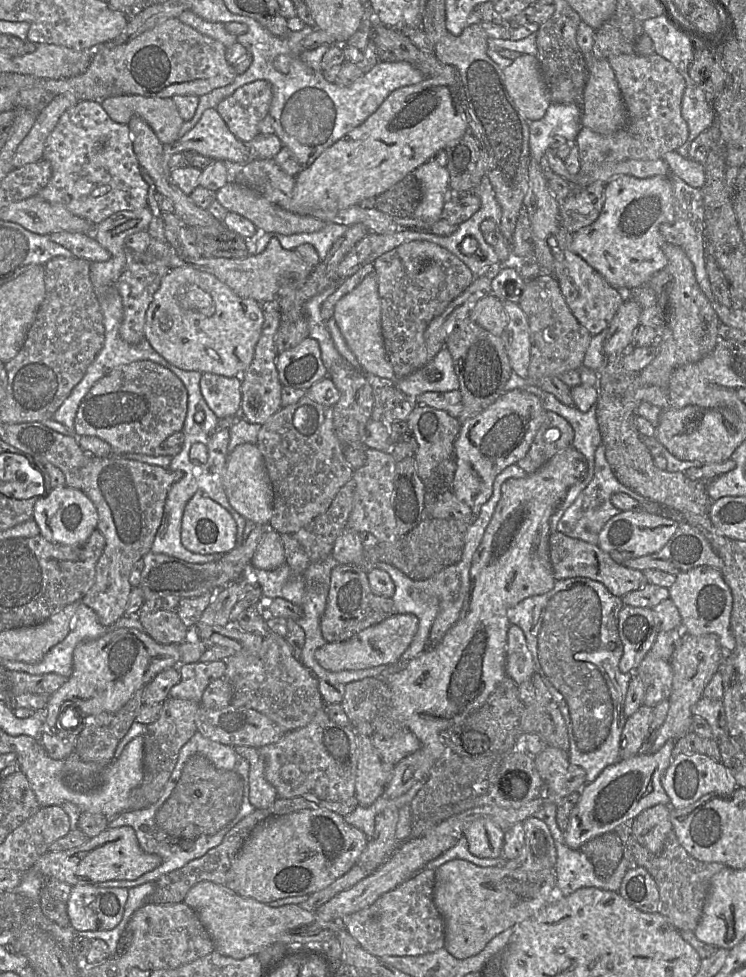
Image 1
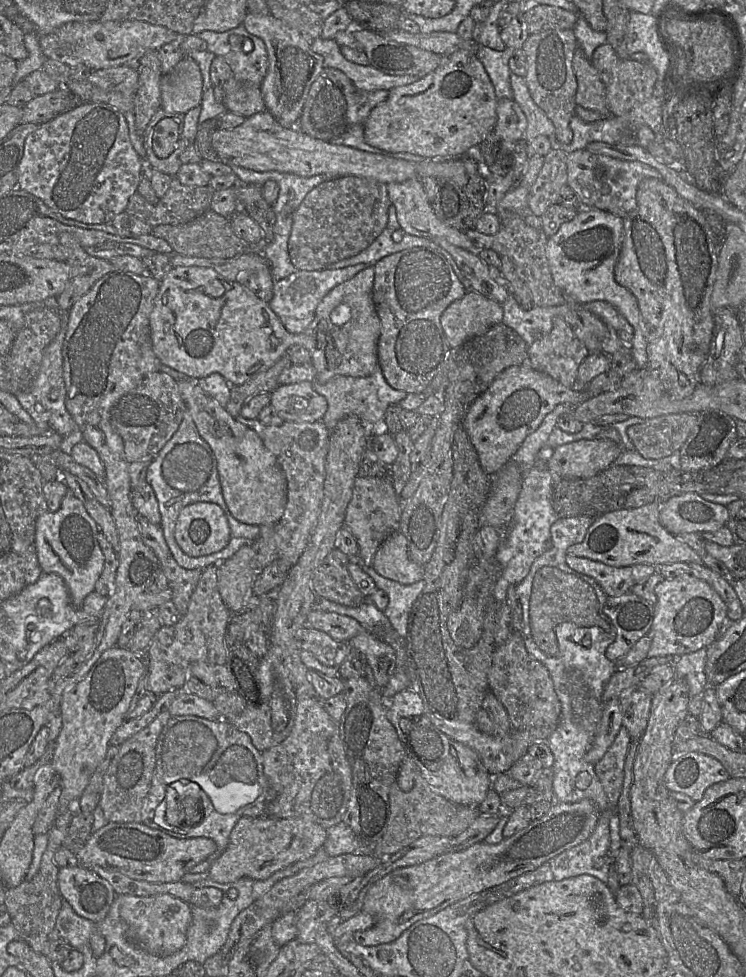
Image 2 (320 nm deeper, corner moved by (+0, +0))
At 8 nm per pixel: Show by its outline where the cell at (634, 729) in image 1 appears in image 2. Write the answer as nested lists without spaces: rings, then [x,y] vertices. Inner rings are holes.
[[[621,727],[614,742],[594,768],[607,795],[611,807],[616,807],[624,782],[624,766],[632,738]]]

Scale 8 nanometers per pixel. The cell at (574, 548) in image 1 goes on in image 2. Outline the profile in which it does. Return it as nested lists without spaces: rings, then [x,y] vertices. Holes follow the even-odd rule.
[[[567,554],[566,564],[573,570],[592,577],[608,597],[621,596],[631,592],[636,584],[656,572],[649,564],[614,567],[589,558]]]

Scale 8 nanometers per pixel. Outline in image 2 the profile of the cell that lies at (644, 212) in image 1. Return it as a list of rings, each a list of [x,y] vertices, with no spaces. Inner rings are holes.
[[[583,208],[569,222],[561,225],[546,243],[546,257],[555,285],[570,300],[586,304],[605,301],[614,306],[633,326],[631,354],[637,368],[648,368],[647,328],[643,322],[638,300],[630,290],[615,279],[617,264],[624,239],[623,218],[599,209]]]

